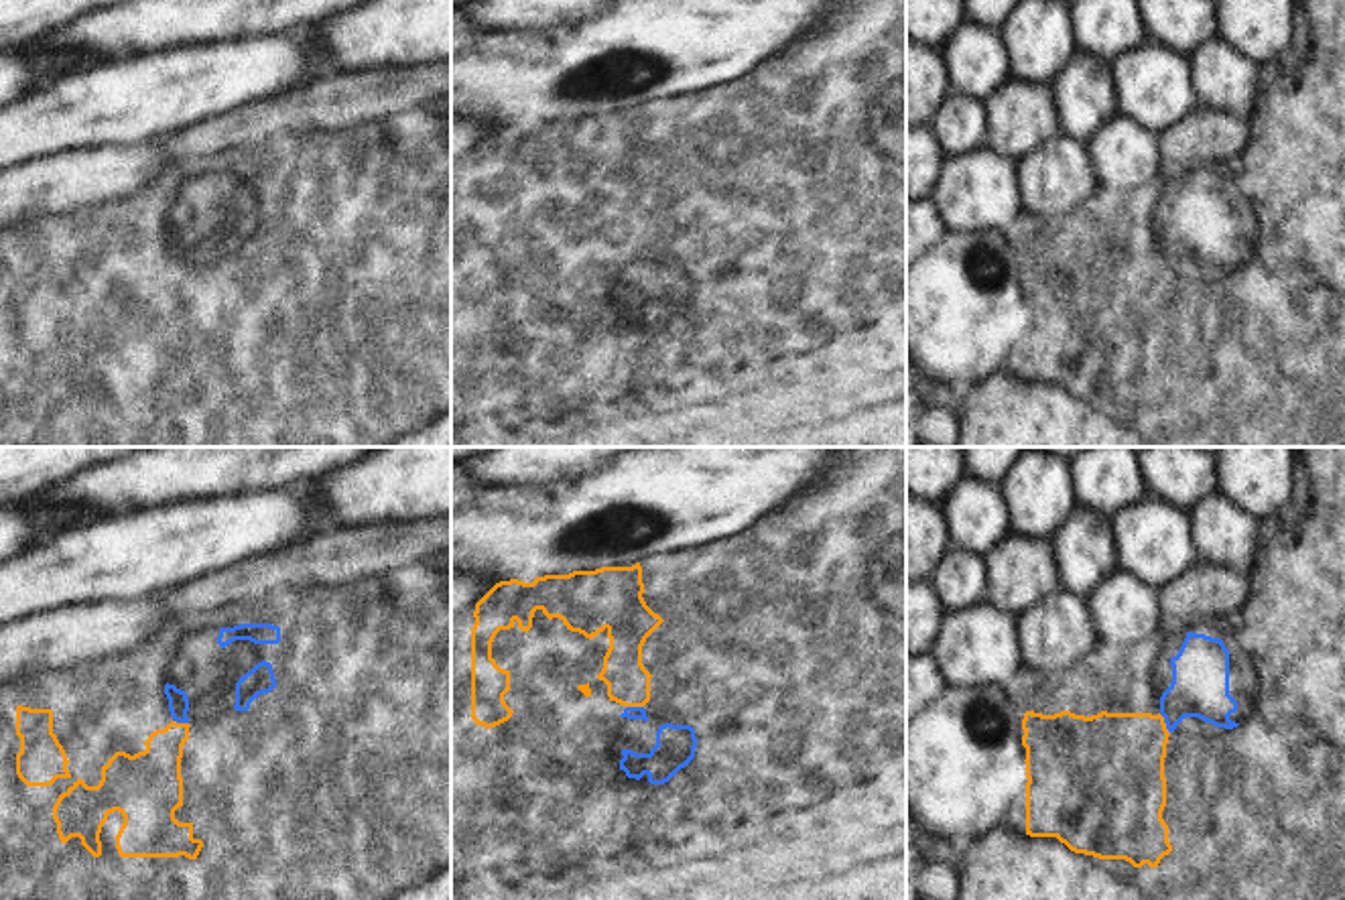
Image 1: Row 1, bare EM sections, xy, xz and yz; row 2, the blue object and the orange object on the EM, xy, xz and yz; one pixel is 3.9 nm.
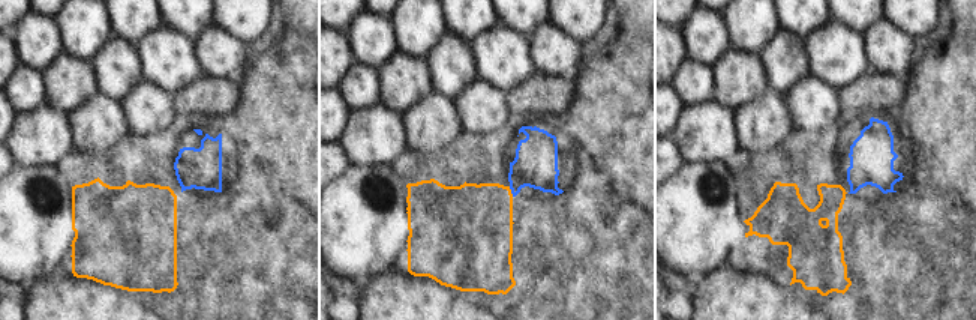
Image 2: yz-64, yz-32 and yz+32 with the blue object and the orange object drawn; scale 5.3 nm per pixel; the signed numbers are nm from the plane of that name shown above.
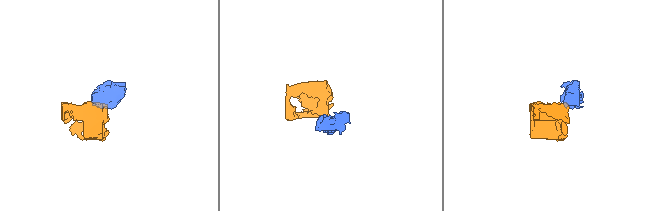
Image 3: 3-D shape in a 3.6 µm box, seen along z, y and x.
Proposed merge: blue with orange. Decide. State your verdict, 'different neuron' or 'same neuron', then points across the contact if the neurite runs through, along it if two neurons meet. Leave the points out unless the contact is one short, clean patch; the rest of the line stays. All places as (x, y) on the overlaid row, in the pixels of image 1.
different neuron; border xz (626, 705), (643, 708)

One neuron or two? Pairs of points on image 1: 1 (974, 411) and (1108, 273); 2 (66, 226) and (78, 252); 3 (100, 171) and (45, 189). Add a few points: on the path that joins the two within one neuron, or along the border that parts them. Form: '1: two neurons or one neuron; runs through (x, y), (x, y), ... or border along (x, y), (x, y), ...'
1: two neurons; border along (1004, 366), (982, 378), (966, 397)
2: two neurons; border along (88, 218), (68, 246), (57, 240), (47, 252)
3: one neuron; runs through (86, 179), (59, 183)

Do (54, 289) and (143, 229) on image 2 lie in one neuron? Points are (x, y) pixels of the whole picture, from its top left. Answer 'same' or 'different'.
different

